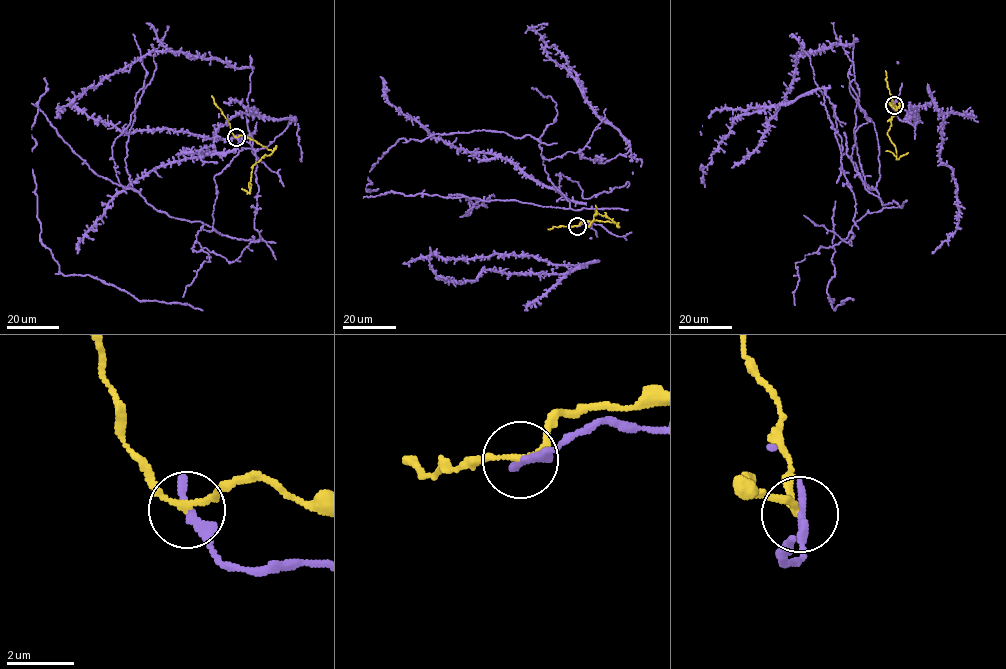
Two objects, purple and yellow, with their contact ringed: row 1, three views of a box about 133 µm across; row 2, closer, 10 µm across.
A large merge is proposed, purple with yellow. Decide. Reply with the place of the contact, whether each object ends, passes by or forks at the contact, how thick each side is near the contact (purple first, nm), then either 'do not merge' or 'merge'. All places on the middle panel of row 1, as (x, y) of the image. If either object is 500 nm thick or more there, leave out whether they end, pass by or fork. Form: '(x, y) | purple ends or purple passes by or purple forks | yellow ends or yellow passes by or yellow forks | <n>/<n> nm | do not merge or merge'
(577, 226) | purple ends | yellow passes by | 360/140 nm | do not merge

